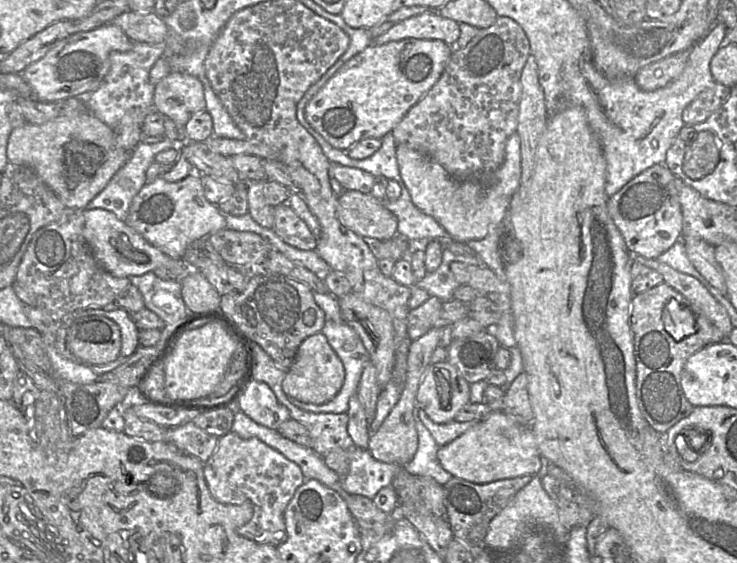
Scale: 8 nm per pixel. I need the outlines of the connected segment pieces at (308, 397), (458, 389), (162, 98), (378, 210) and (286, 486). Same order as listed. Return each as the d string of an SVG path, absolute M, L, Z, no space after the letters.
M319 332L307 337L299 346L283 380L282 389L287 396L301 402L321 405L338 394L344 380L345 370L342 361L328 343L326 336Z
M448 361L430 364L419 385L416 402L427 416L435 423L443 424L454 420L456 414L469 402L470 384Z
M171 72L155 84L153 106L184 127L194 115L206 110L203 84L186 72Z
M344 191L338 196L337 215L342 225L368 241L389 240L398 234L397 217L371 193Z
M230 431L226 435L219 437L216 450L208 461L204 463L203 471L207 487L217 502L241 505L246 501L250 501L253 504L252 518L237 530L241 536L260 544L274 546L279 546L286 541L287 533L284 513L296 490L306 481L301 468L296 463L288 460L258 438L242 439L236 433Z

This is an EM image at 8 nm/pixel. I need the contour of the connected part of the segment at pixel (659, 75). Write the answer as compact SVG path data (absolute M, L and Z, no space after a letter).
M691 49L670 55L641 68L634 76L637 86L643 91L662 88L683 72Z

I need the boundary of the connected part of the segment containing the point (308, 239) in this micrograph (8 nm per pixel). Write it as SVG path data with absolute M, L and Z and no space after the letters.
M285 203L274 207L275 233L287 244L300 250L315 250L316 237L306 223Z

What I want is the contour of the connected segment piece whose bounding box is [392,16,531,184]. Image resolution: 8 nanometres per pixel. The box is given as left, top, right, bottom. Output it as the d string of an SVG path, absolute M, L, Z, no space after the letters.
M497 16L495 23L481 29L464 48L453 49L435 85L406 113L392 133L396 144L405 144L438 162L455 179L471 179L490 184L505 158L505 145L517 130L520 78L531 54L522 28L511 18Z

